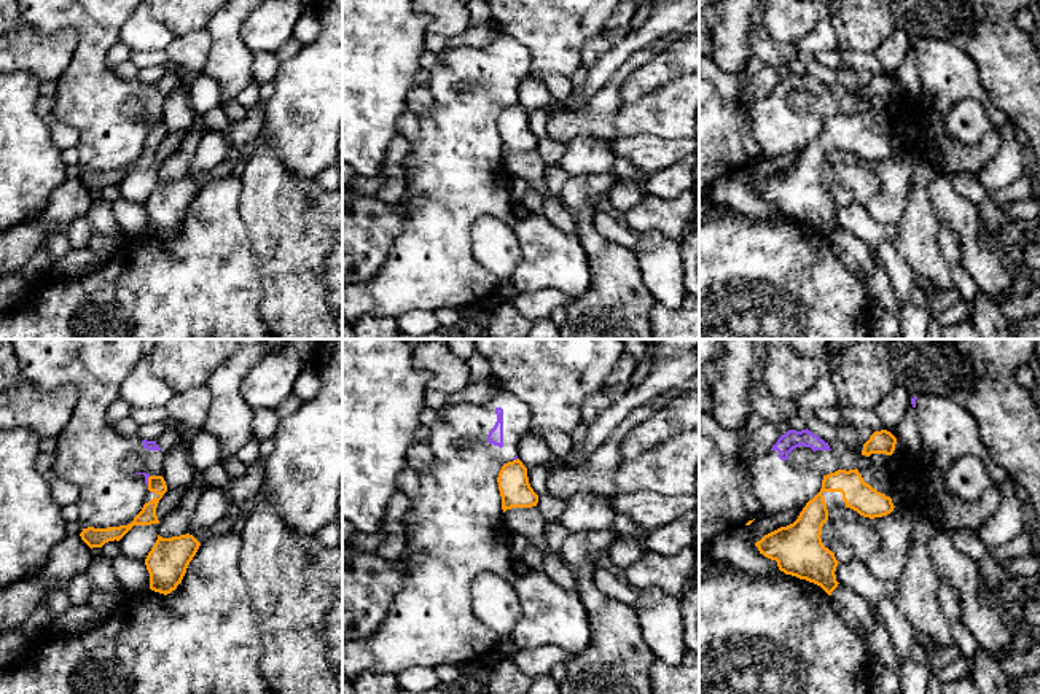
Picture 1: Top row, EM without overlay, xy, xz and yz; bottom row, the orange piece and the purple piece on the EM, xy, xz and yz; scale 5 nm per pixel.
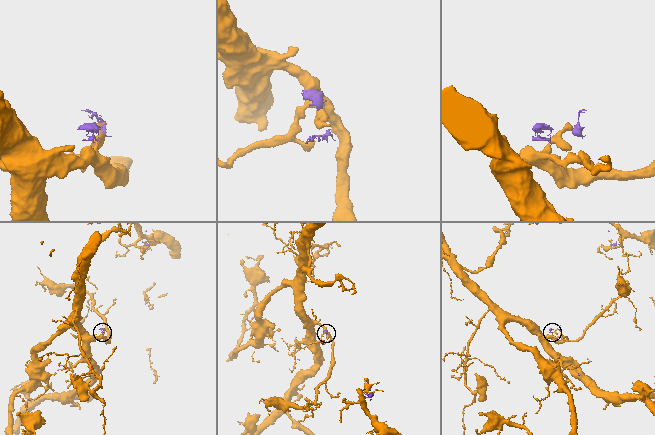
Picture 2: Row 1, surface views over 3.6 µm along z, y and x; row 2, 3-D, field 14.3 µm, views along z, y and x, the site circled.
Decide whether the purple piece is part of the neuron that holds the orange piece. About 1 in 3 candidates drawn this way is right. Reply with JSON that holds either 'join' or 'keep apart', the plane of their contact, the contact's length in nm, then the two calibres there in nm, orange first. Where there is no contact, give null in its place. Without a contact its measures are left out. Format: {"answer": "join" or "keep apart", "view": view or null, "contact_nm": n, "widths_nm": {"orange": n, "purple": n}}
{"answer": "keep apart", "view": "xy", "contact_nm": 50, "widths_nm": {"orange": 90, "purple": 20}}

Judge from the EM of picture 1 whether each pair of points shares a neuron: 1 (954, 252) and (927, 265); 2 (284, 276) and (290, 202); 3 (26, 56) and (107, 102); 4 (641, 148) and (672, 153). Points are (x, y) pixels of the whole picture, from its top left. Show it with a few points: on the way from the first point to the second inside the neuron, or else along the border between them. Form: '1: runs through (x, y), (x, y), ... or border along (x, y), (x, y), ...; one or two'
1: border along (942, 223), (938, 247), (950, 266); two
2: runs through (290, 258), (290, 220); one
3: border along (78, 42), (70, 64), (56, 81); two
4: runs through (649, 153), (664, 153); one

